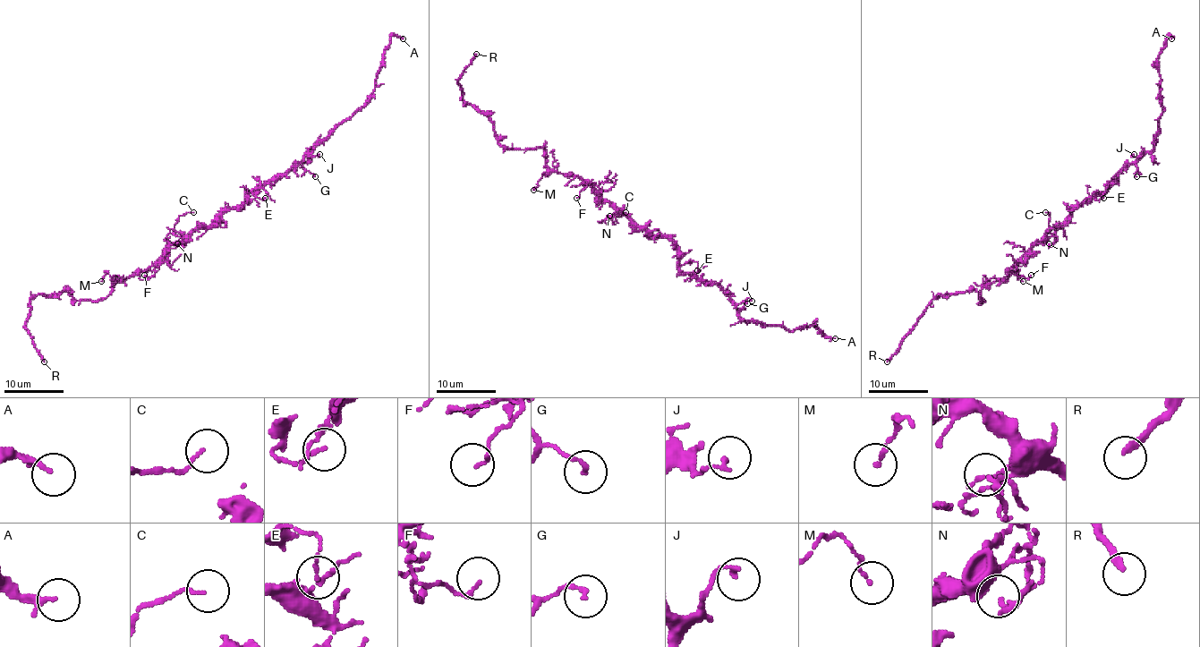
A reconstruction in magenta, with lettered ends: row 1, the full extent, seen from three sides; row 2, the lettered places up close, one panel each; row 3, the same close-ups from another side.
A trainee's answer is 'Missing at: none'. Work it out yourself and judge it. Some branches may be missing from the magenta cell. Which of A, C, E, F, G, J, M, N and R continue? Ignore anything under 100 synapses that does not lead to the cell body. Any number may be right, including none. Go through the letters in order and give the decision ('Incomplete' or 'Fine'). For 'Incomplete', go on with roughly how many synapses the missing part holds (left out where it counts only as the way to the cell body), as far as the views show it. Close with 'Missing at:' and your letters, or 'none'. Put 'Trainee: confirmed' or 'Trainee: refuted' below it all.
A: Fine
C: Fine
E: Fine
F: Fine
G: Fine
J: Fine
M: Fine
N: Fine
R: Incomplete
Missing at: R
Trainee: refuted

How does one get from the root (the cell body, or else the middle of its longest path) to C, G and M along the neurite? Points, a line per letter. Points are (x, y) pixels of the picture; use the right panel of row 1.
C: (1054, 227), (1047, 234), (1051, 227), (1049, 225), (1050, 212), (1045, 212)
G: (1054, 227), (1069, 217), (1069, 209), (1102, 194), (1117, 174), (1134, 163), (1136, 176)
M: (1054, 227), (1031, 248), (1005, 279), (1012, 272), (1017, 272), (1023, 281)

